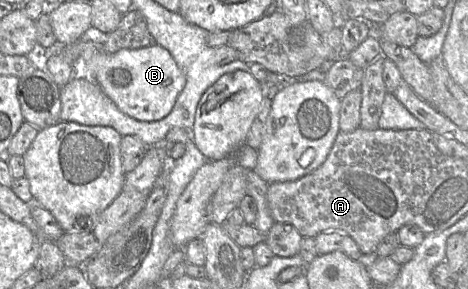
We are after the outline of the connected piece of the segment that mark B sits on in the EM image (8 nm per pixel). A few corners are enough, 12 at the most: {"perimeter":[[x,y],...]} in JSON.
{"perimeter":[[81,40],[79,76],[121,112],[158,121],[186,78],[168,50]]}

